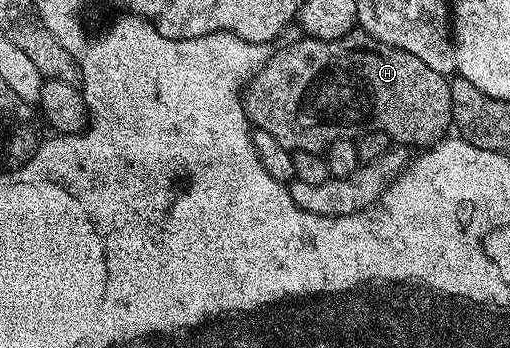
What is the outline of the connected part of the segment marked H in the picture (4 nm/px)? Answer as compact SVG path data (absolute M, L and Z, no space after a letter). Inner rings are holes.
M362 29L349 32L343 39L302 37L266 56L263 67L242 88L243 108L252 128L269 133L292 153L326 152L334 139L355 139L369 129L367 107L371 110L370 126L384 131L396 144L408 149L430 149L452 130L451 84L448 76L429 69L421 57L405 53L393 45L377 41Z

